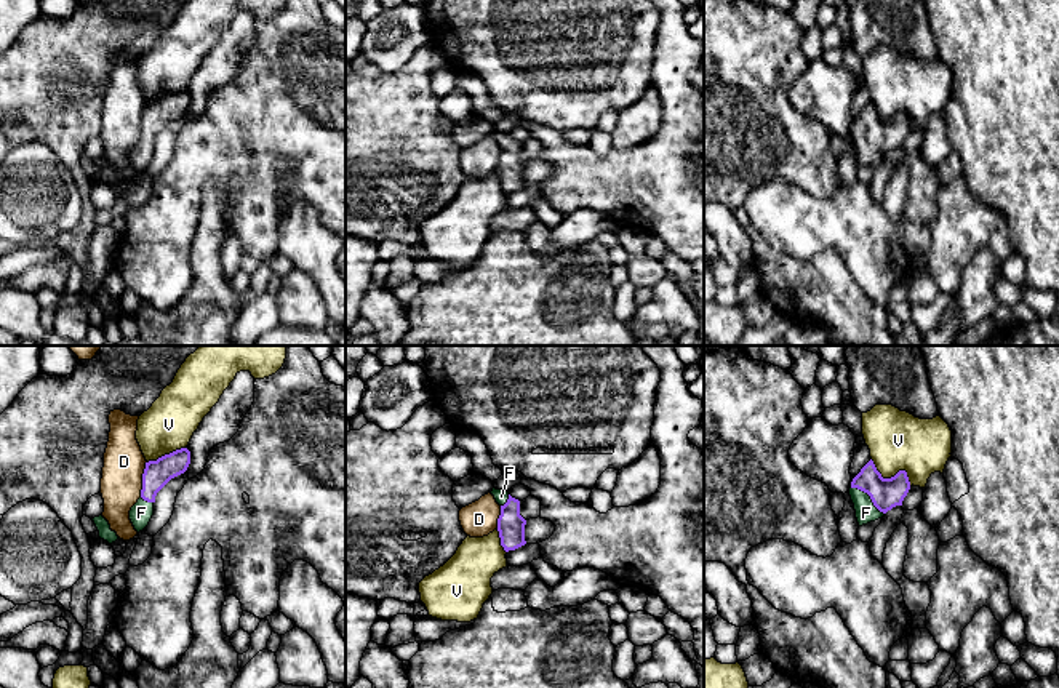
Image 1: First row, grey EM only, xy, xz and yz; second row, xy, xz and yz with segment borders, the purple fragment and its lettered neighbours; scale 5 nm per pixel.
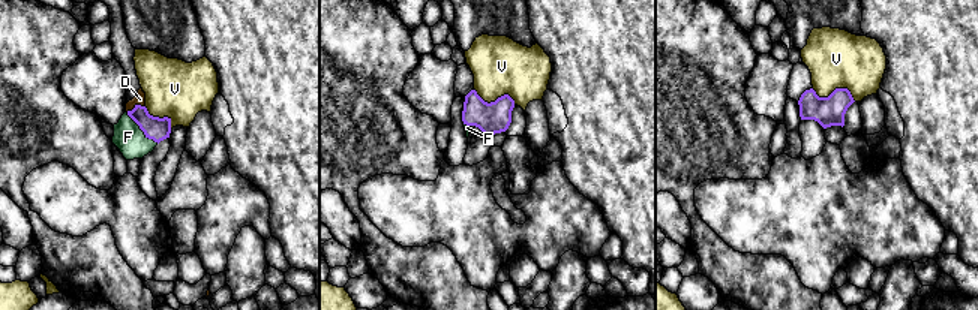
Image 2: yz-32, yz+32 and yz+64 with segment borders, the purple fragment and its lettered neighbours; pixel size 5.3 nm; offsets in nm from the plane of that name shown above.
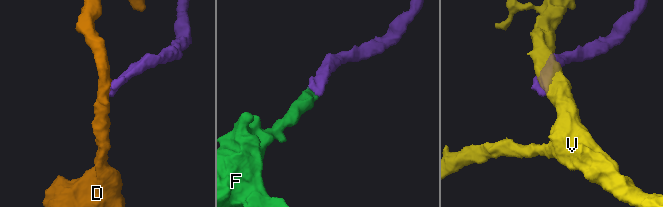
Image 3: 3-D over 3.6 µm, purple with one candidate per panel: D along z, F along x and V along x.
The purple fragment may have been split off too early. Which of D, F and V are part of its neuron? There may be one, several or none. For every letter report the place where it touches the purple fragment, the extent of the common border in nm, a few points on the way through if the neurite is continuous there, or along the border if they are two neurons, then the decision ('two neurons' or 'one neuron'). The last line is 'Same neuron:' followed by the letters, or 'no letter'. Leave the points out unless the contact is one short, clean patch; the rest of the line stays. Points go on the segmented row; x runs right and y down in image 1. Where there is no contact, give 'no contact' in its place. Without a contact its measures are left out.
D: xy (143, 479) | 190 nm | along xy (146, 461), (139, 496) | two neurons
F: yz (869, 495) | 220 nm | across yz (885, 493), (869, 495), (866, 512) | one neuron
V: yz (893, 477) | 240 nm | two neurons
Same neuron: F

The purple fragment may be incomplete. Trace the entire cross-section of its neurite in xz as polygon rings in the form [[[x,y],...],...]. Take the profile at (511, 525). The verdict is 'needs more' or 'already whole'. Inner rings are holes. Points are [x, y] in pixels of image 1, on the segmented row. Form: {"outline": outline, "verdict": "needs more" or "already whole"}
{"outline": [[[493,488],[491,494],[501,506],[501,515],[498,518],[498,531],[501,546],[506,552],[515,550],[526,544],[525,525],[526,520],[520,515],[520,501],[512,498],[509,491]]], "verdict": "needs more"}

